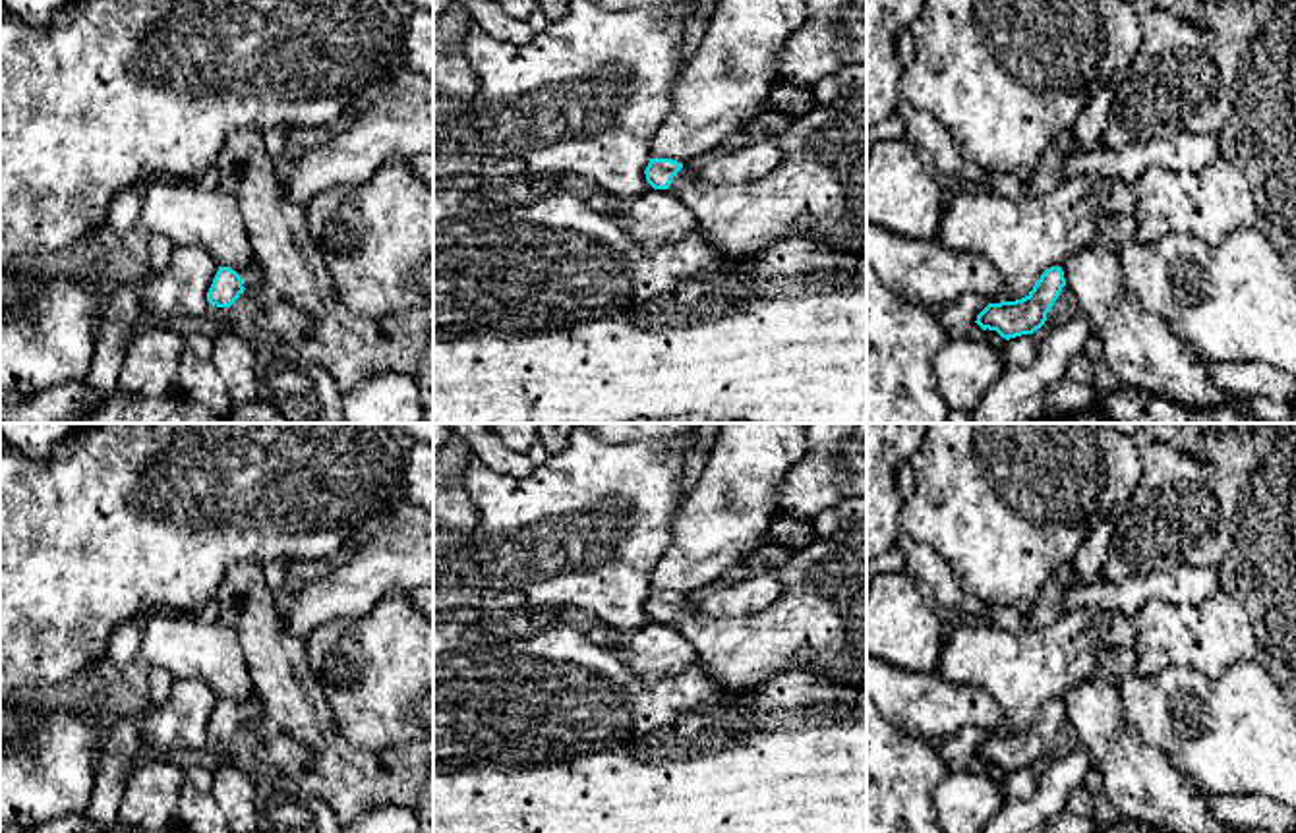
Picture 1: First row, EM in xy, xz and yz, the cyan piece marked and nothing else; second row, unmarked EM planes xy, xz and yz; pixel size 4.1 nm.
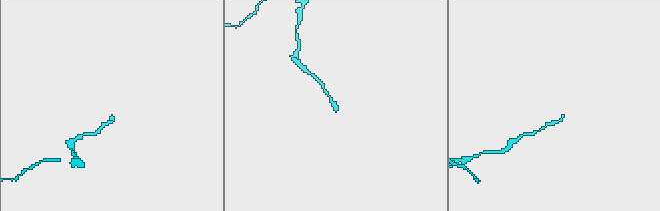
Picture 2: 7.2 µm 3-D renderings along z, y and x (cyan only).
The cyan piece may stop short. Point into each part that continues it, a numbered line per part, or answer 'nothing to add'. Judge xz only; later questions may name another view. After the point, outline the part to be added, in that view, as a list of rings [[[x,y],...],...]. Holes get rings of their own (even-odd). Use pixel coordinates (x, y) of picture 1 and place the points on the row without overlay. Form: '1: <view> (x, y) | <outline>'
1: xz (819, 623) | [[[867,497],[838,508],[839,531],[795,551],[776,570],[781,595],[743,618],[710,618],[681,601],[669,624],[698,651],[704,673],[729,692],[756,690],[783,671],[805,671],[867,690]]]

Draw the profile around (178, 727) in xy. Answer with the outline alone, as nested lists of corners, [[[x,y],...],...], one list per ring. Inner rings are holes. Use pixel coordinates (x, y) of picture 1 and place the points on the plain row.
[[[172,678],[170,698],[139,721],[133,721],[139,736],[155,752],[168,752],[172,758],[197,758],[205,752],[207,725],[219,698],[201,678]]]

